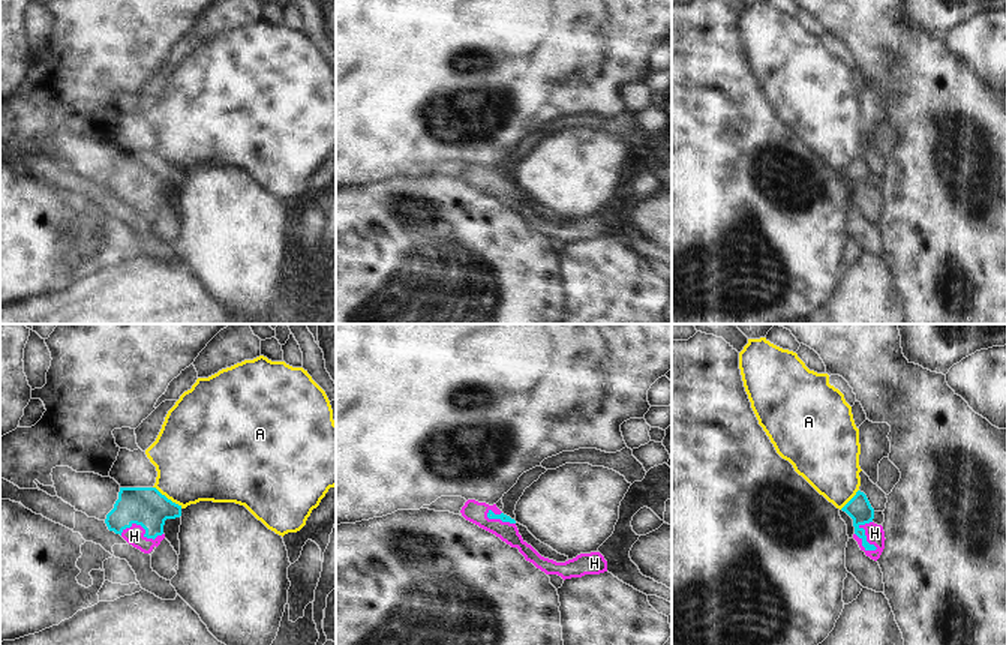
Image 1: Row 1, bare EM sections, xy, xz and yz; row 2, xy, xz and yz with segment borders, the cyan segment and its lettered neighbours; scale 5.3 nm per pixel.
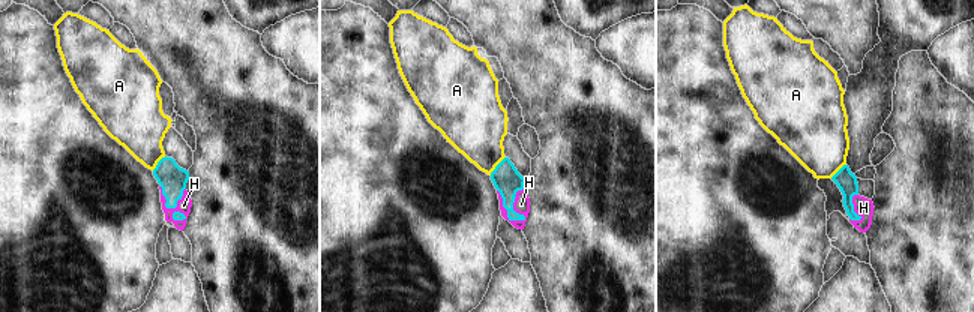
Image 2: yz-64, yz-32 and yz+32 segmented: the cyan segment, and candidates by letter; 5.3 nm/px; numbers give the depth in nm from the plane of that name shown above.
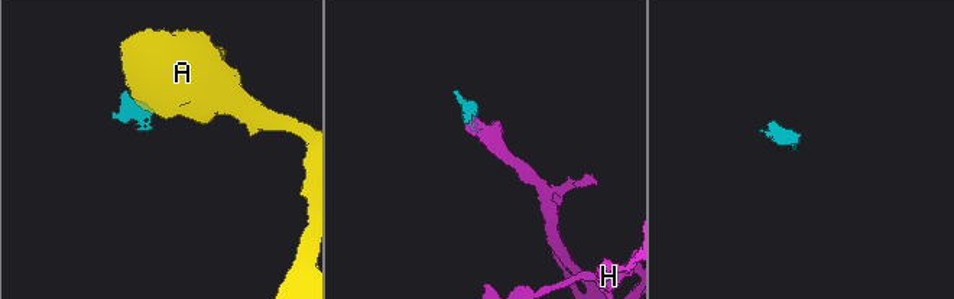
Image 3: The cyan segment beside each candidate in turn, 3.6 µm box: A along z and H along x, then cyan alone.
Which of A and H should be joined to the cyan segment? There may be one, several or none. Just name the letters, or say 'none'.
H

